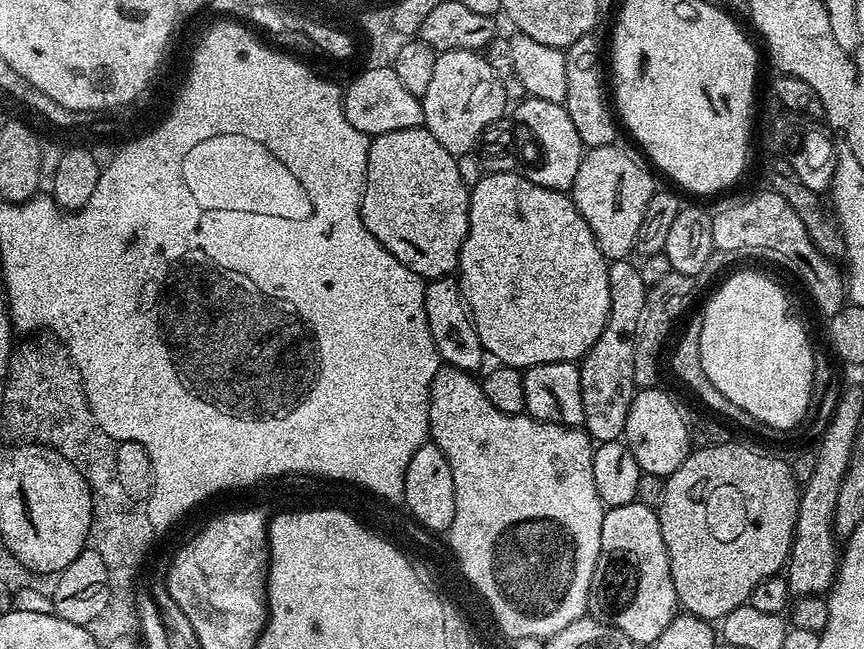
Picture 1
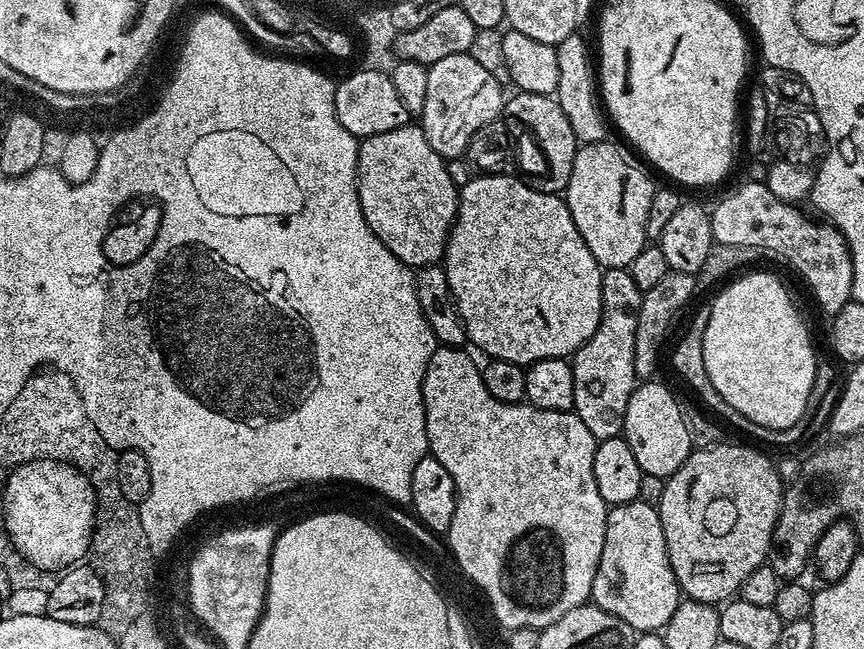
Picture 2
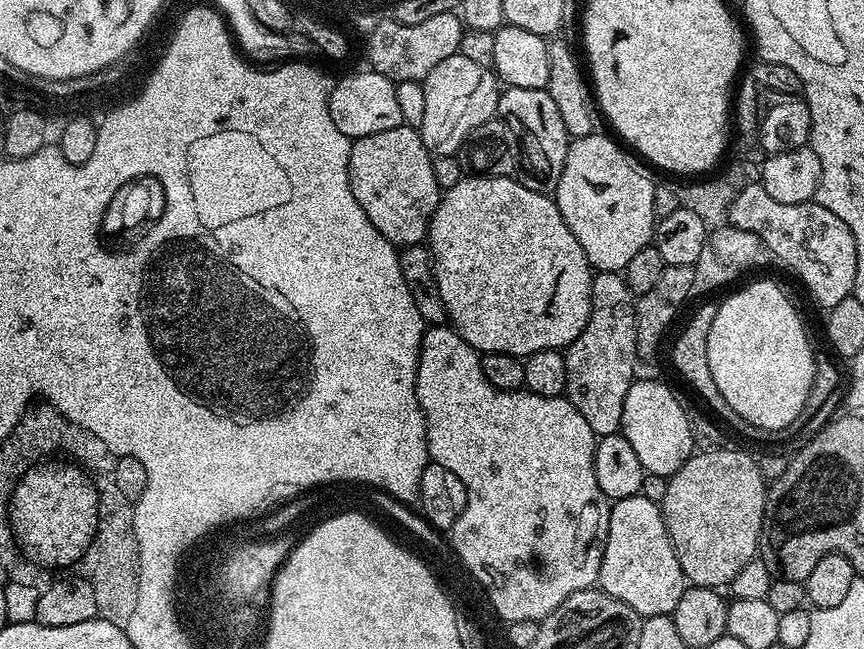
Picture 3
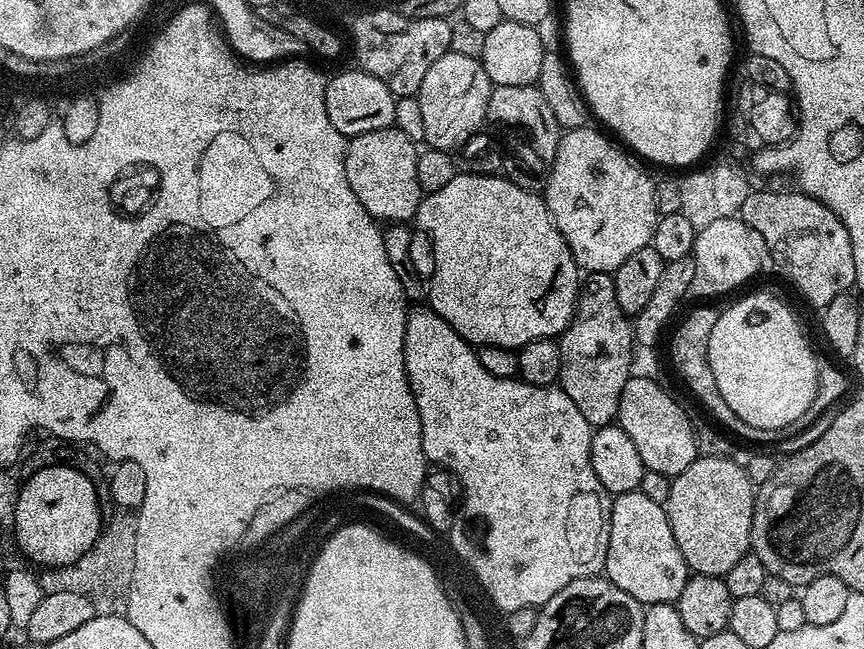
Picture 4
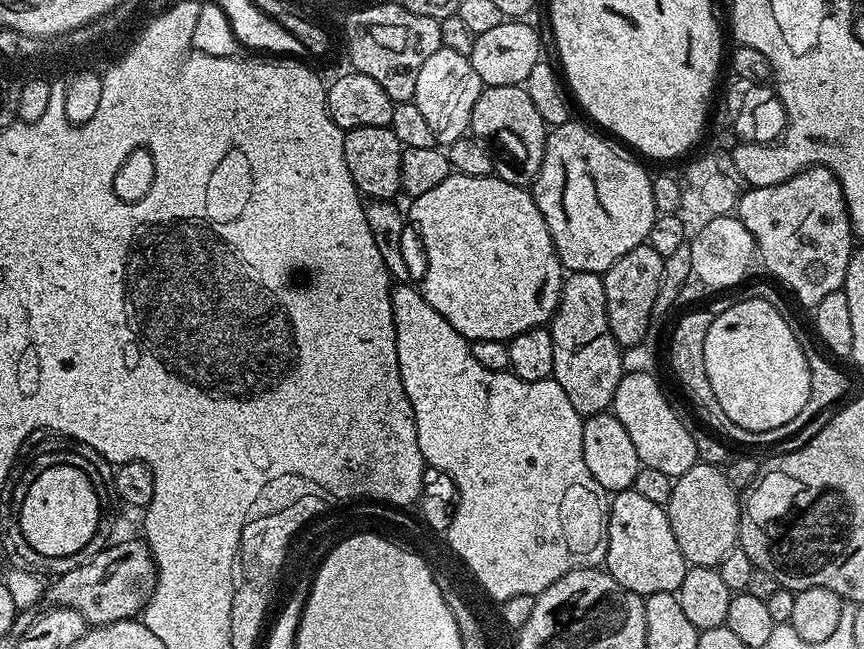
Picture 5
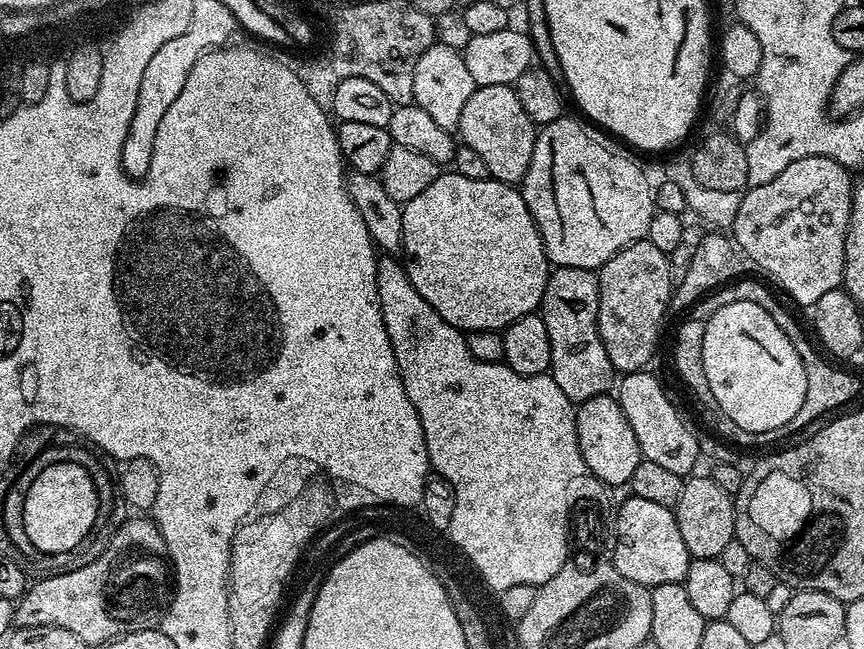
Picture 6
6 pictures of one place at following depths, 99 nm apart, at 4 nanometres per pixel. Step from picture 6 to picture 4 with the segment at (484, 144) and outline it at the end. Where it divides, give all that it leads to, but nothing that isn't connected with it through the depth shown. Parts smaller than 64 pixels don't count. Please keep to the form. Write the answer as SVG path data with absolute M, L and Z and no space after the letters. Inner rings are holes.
M495 86L488 103L488 120L508 131L516 143L516 156L532 172L547 173L554 162L562 130L554 118L546 98L542 98L536 86Z

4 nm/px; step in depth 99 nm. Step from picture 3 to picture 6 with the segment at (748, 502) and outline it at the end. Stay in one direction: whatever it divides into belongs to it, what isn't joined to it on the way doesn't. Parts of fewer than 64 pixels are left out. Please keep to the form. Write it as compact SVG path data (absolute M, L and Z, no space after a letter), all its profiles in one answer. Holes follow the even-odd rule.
M692 474L685 479L682 494L674 506L674 511L678 522L678 531L682 534L682 542L686 542L689 557L692 560L714 560L723 557L725 555L723 552L728 547L733 547L736 535L736 505L734 496L718 486L718 483L712 480L711 475L700 475Z

